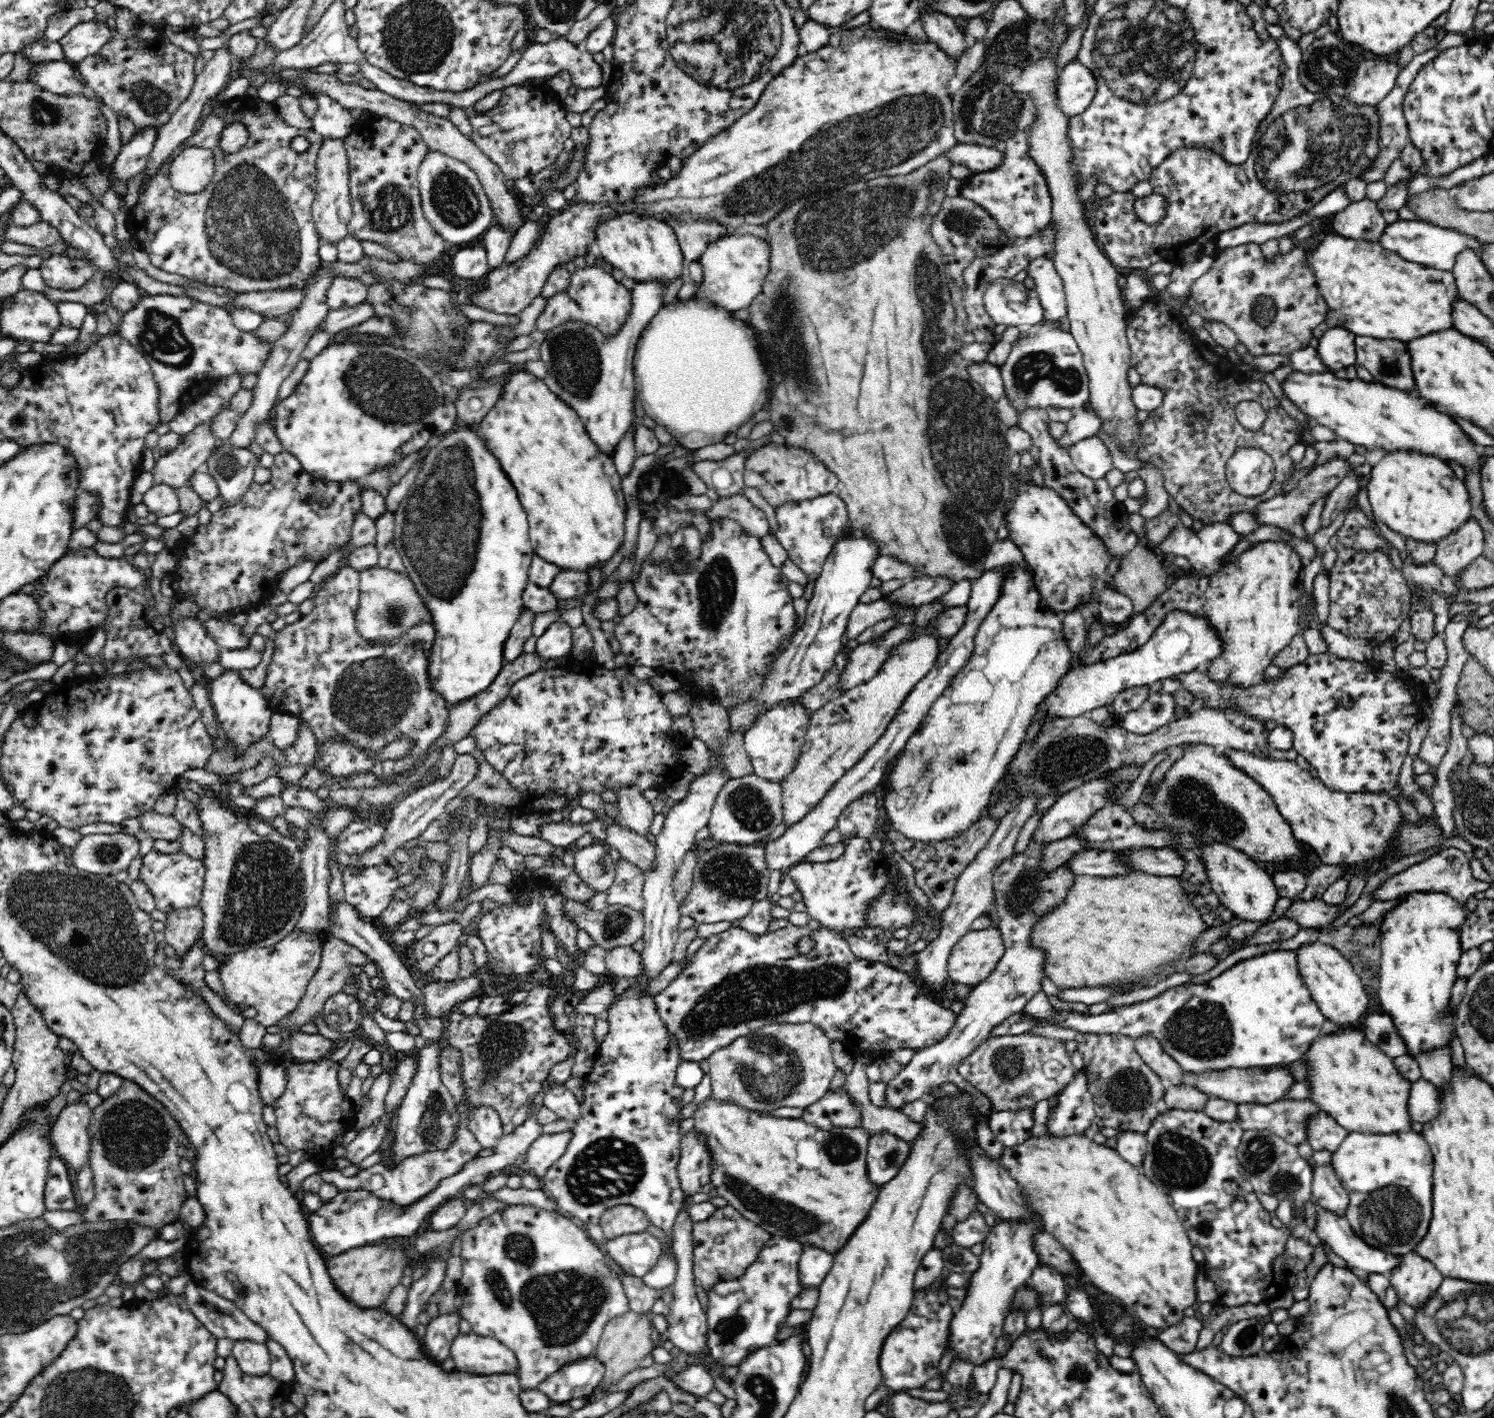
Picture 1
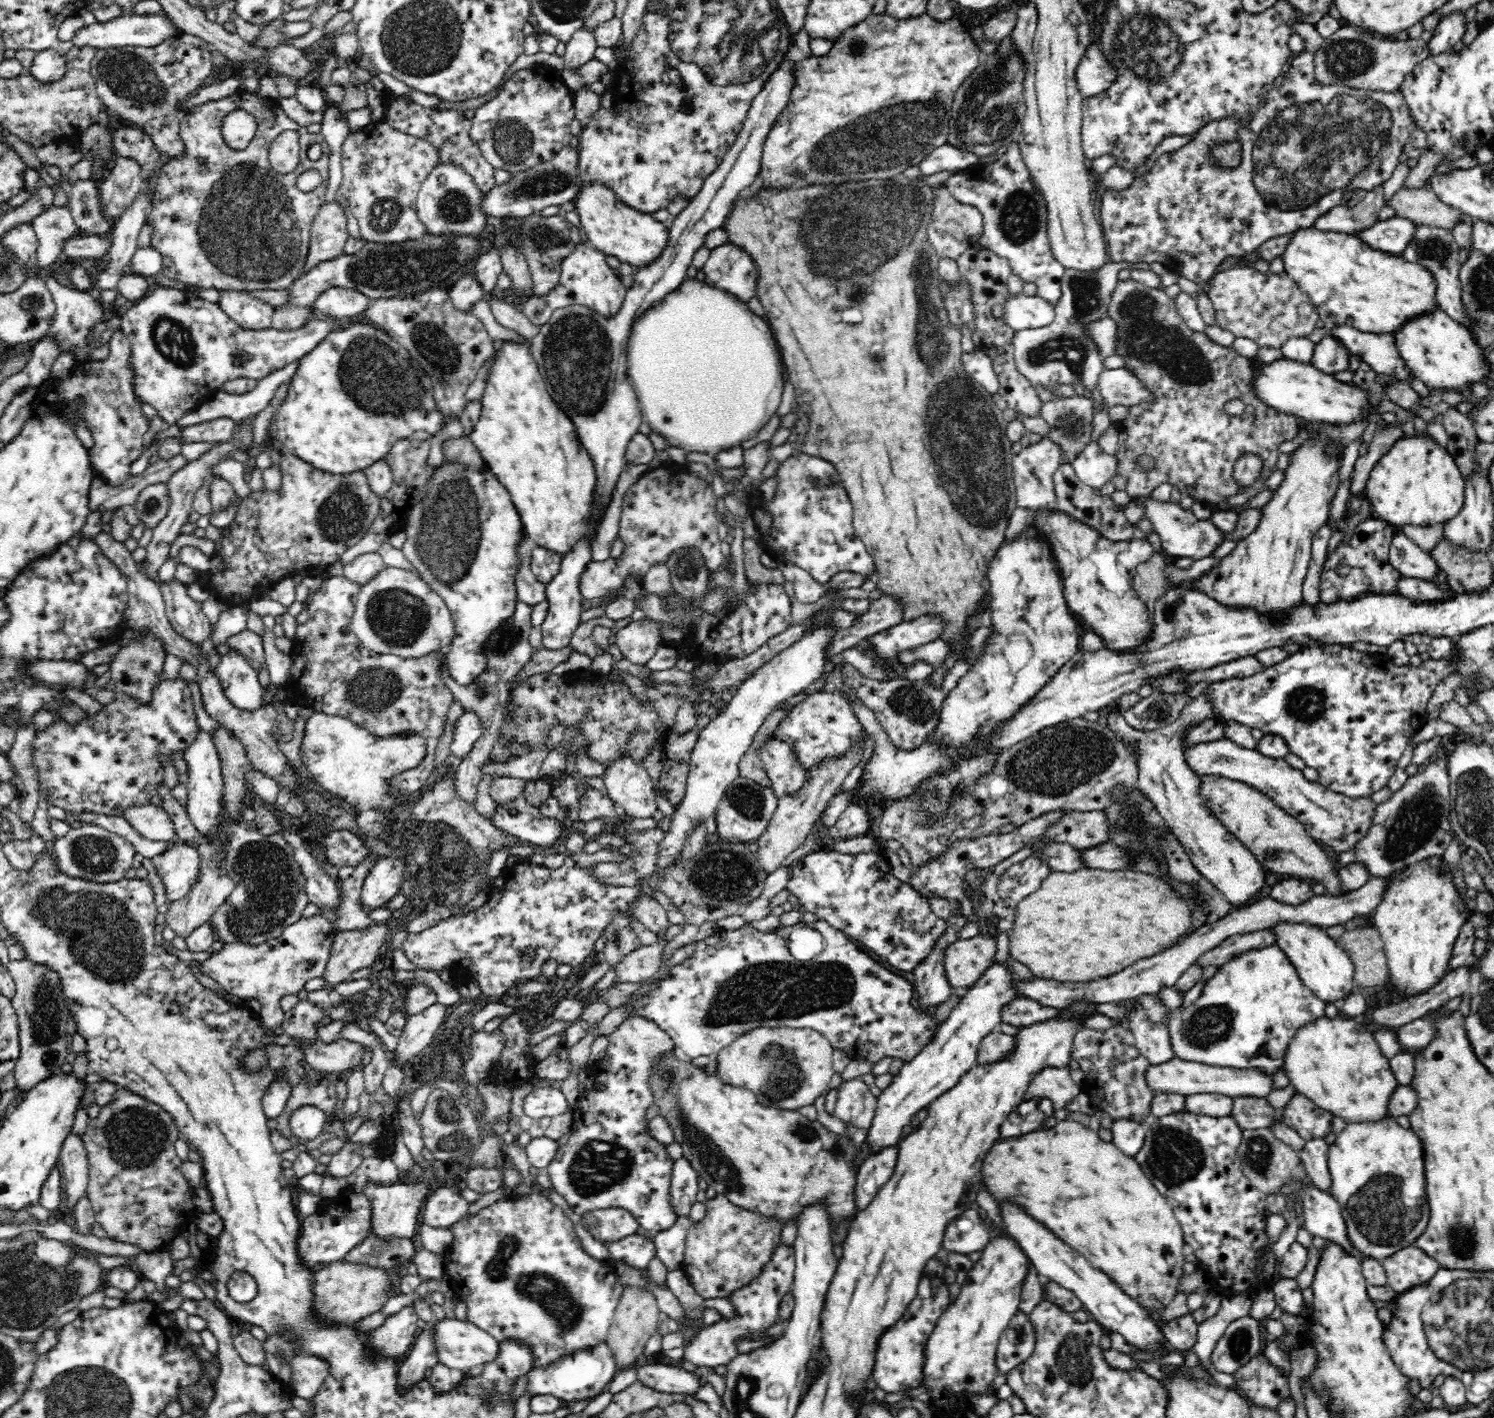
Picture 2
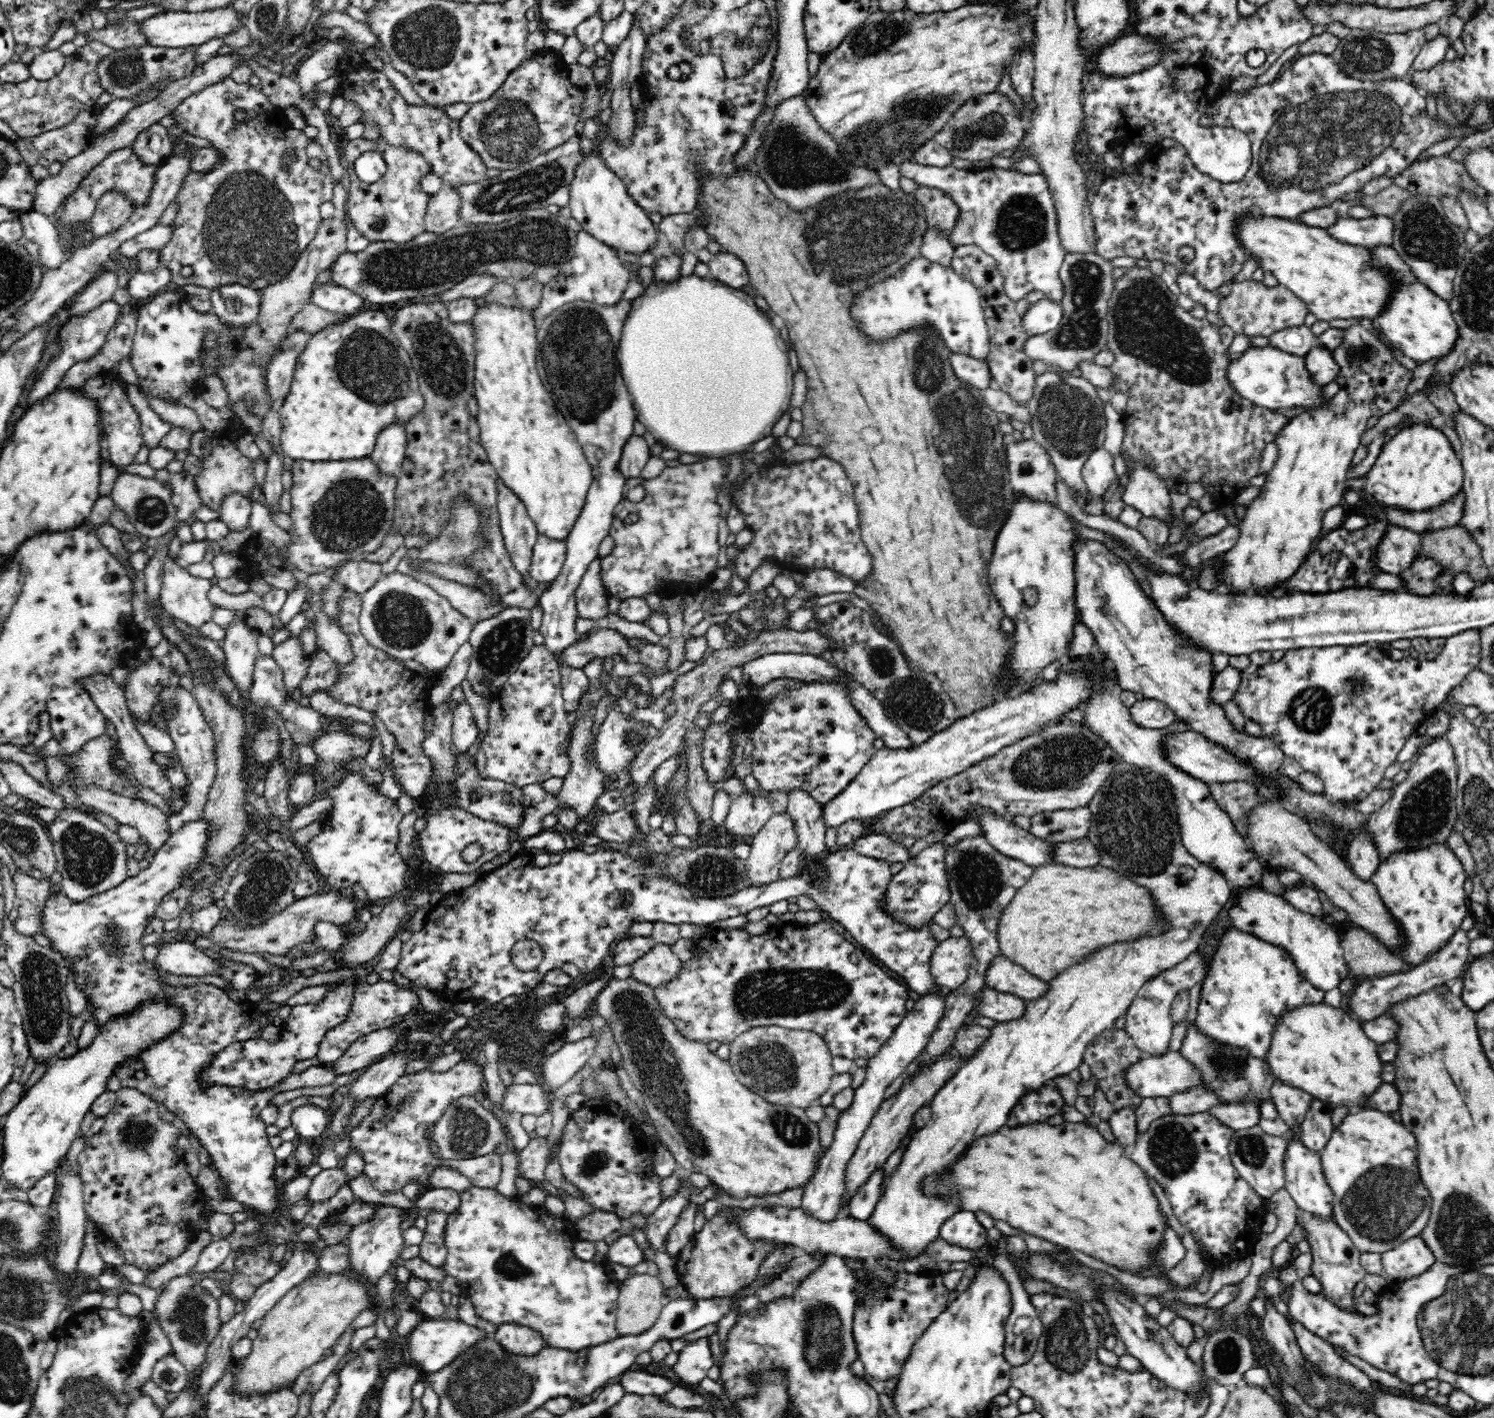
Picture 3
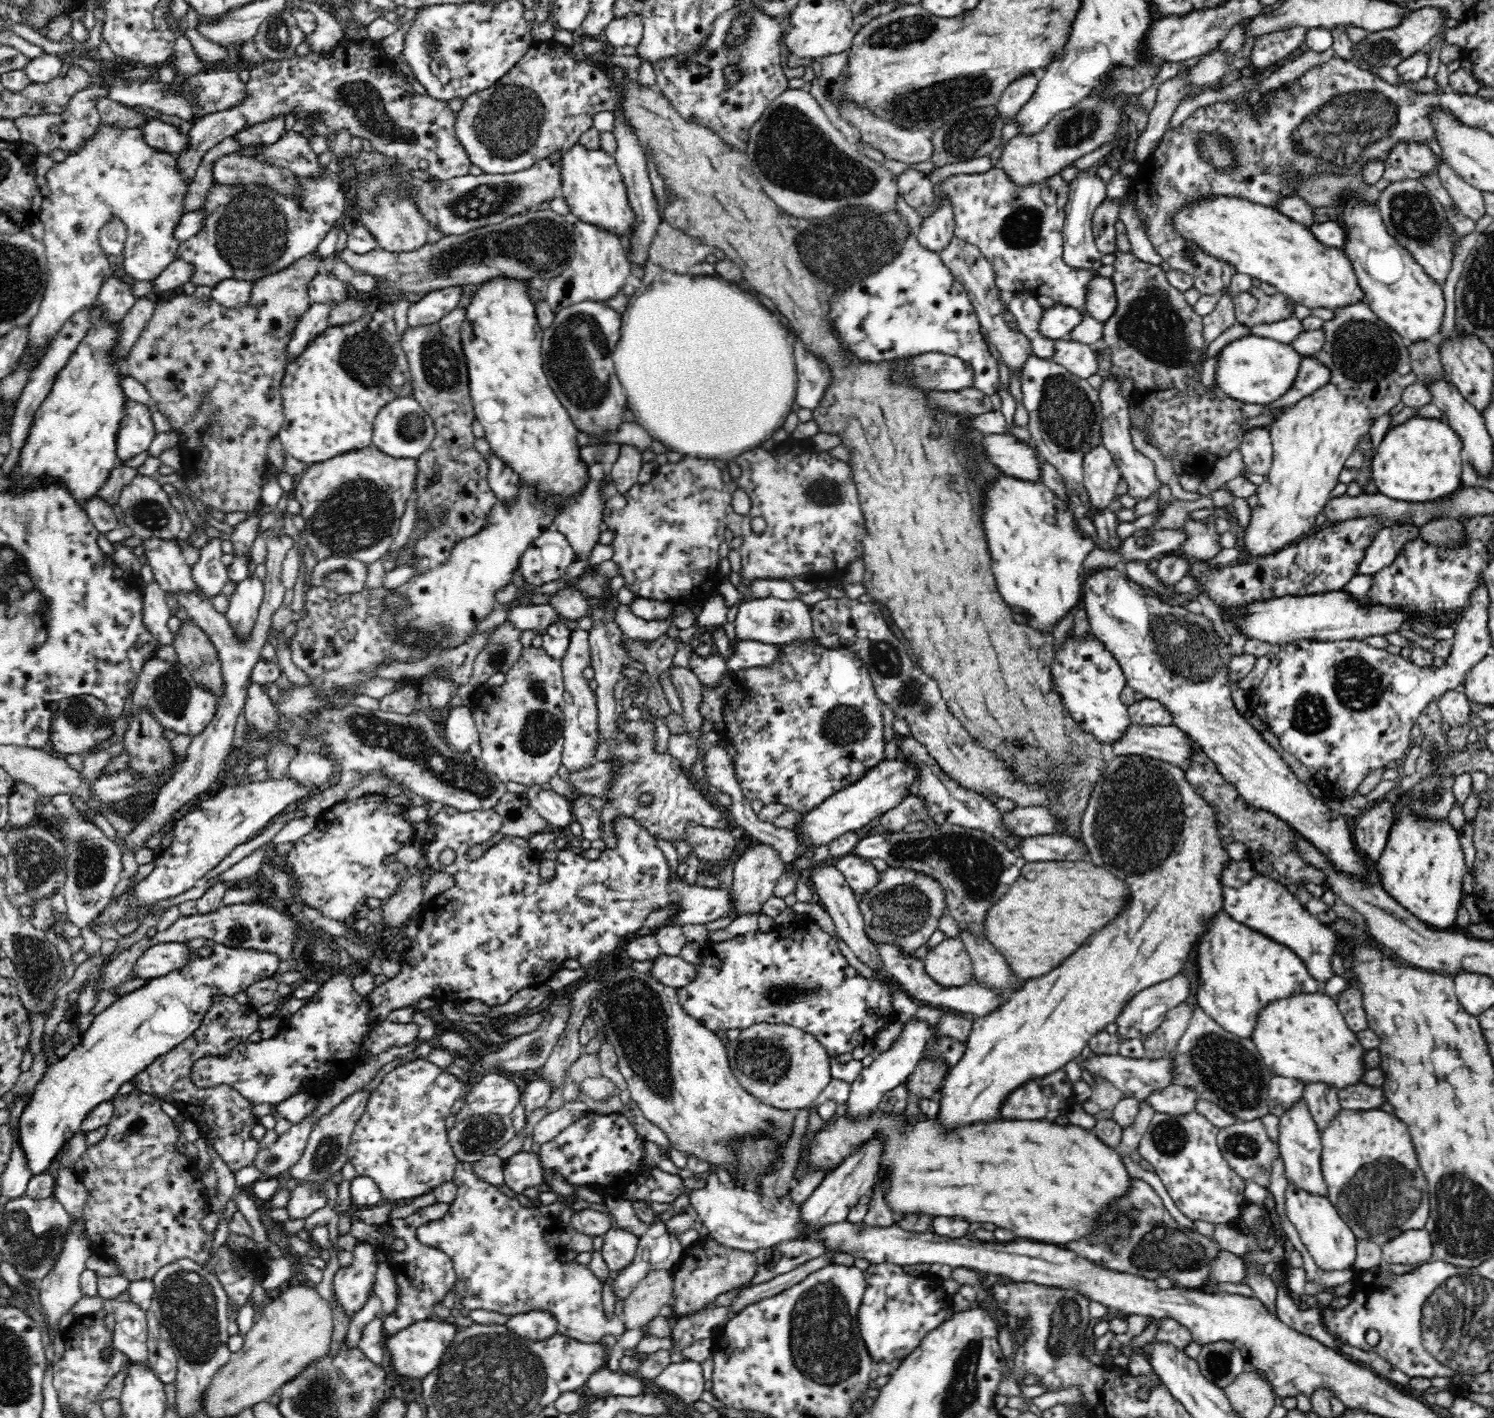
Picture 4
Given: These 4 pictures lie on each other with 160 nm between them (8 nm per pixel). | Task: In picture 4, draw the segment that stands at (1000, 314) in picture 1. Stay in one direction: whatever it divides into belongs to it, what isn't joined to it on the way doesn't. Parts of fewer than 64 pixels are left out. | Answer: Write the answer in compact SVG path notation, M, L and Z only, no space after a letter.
M1054 303L1052 307L1044 309L1044 316L1042 316L1042 322L1040 324L1040 333L1054 341L1056 339L1064 339L1064 336L1070 334L1078 324L1082 324L1082 320L1084 320L1084 311L1081 309Z

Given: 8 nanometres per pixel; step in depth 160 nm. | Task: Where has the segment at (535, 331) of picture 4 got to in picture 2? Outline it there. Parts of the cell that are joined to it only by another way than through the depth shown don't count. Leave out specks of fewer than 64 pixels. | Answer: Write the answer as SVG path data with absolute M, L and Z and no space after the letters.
M501 340L494 344L492 364L488 368L486 388L481 398L481 416L471 440L488 463L490 472L509 493L520 515L521 524L537 546L566 554L580 537L588 534L589 512L596 472L588 452L582 448L570 418L562 411L546 390L535 358L528 342Z

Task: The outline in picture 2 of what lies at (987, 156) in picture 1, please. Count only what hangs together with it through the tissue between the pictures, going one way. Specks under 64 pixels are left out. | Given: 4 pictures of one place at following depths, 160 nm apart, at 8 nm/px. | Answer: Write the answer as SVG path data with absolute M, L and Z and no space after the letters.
M946 142L937 146L930 154L925 156L920 164L920 169L922 169L922 174L926 176L938 174L938 172L944 172L944 170L950 170L950 172L962 171L974 164L983 164L980 158L980 156L971 152L962 152Z

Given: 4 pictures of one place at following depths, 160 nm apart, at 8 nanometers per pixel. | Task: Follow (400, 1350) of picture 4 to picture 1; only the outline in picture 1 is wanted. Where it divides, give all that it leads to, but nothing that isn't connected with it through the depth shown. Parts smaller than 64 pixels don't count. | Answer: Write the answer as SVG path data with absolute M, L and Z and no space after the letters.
M474 1331L468 1334L458 1333L451 1342L449 1358L458 1371L468 1372L474 1375L506 1374L516 1371L519 1374L519 1366L516 1355L500 1340L494 1337L485 1337Z

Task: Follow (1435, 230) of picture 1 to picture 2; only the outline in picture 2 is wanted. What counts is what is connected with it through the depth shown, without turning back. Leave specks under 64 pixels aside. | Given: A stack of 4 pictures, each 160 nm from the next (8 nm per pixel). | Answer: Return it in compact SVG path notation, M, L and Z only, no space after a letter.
M1393 217L1386 220L1379 219L1373 225L1353 230L1351 234L1374 250L1381 250L1392 256L1400 257L1414 229L1415 223L1411 220Z

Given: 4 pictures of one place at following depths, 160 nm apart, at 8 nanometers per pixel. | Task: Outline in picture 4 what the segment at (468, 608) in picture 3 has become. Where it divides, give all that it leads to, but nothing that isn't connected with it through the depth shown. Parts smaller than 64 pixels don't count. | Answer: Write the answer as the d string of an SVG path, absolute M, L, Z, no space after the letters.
M549 604L516 606L508 612L509 620L521 632L532 630L534 634L542 636L552 624L563 622L568 630L579 630L574 619L565 619L553 606Z

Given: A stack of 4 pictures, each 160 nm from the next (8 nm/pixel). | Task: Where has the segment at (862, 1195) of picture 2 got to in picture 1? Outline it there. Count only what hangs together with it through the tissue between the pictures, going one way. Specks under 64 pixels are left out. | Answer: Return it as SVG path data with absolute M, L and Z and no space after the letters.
M876 1133L869 1138L866 1157L866 1175L876 1186L886 1184L904 1166L910 1143L890 1134Z

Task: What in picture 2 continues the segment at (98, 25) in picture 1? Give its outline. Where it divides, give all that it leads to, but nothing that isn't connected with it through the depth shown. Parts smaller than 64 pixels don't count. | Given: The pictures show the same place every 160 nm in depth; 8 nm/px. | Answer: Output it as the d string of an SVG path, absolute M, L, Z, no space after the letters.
M148 14L148 15L123 15L122 17L114 18L108 22L98 22L98 24L92 24L88 28L82 28L76 32L76 36L72 38L71 42L76 46L92 46L108 48L108 47L144 47L152 48L170 40L170 38L179 37L183 31L178 30L174 21L170 20L170 17L166 14Z

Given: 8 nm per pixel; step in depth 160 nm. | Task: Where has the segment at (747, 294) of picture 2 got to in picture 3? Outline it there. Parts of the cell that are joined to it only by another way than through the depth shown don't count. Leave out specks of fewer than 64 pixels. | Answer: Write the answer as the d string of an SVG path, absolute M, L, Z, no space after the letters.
M723 251L716 253L716 258L707 262L709 278L722 281L728 286L742 289L749 284L749 278L744 263L733 254Z

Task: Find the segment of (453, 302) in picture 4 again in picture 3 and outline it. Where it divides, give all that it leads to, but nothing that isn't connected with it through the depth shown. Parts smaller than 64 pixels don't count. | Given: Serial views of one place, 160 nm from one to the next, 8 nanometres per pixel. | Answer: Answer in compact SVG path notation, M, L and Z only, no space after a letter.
M474 274L442 292L438 296L438 300L447 307L450 302L460 300L460 298L480 298L480 296L486 296L498 281L498 278L489 274Z

